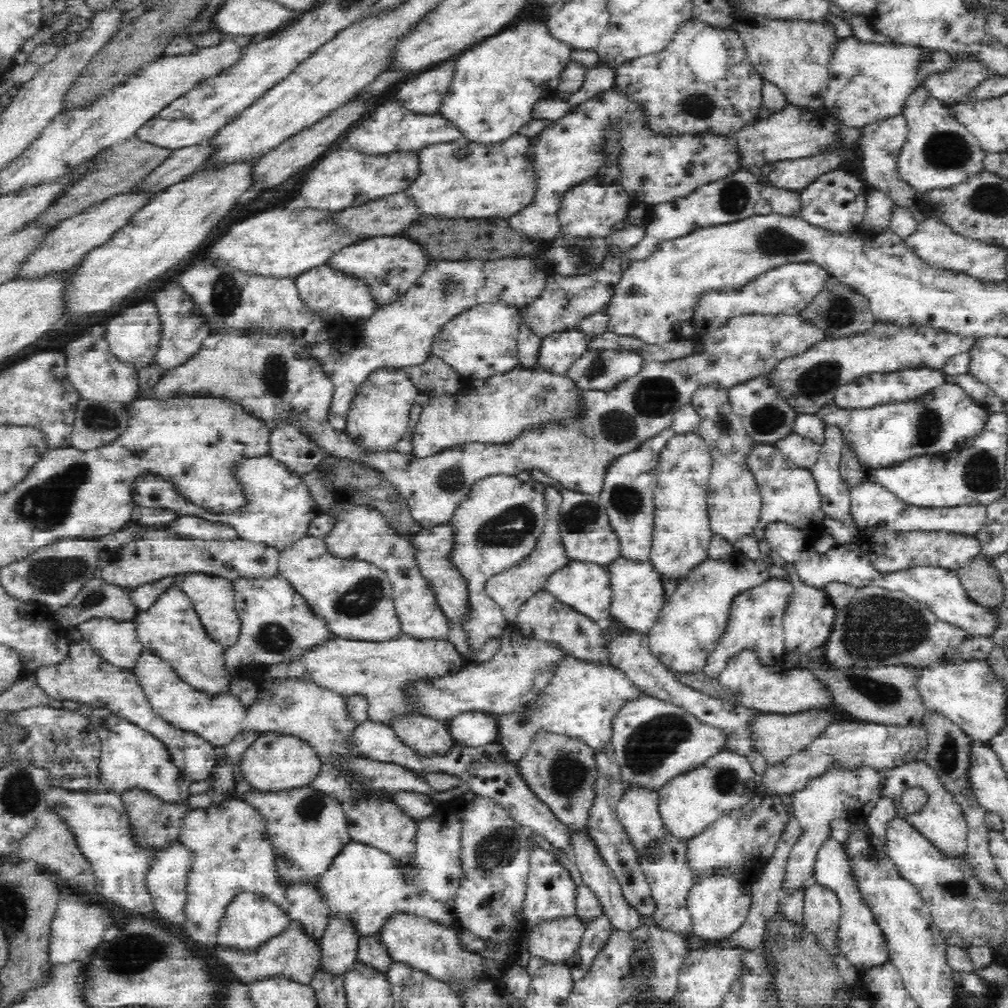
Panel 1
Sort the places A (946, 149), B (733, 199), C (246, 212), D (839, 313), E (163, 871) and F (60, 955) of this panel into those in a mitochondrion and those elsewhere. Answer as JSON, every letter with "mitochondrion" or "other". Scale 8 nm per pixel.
{"A":"mitochondrion","B":"mitochondrion","C":"other","D":"mitochondrion","E":"other","F":"other"}

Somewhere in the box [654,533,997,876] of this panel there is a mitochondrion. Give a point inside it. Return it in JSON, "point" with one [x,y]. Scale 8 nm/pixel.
{"point":[876,627]}

